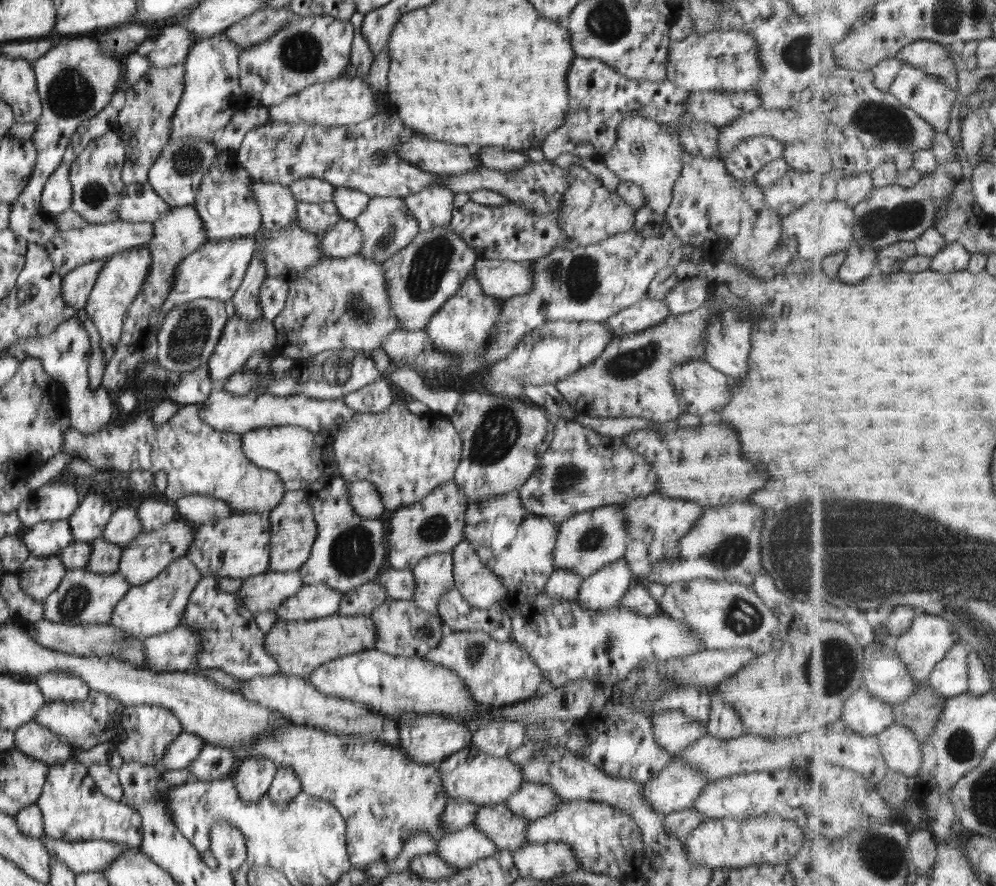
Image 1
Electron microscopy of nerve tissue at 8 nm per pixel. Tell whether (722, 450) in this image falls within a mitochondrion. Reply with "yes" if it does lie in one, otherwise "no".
yes

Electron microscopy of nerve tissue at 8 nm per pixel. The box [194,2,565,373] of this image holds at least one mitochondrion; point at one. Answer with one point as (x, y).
(432, 260)

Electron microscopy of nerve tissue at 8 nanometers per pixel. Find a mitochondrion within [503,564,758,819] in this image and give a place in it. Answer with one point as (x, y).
(612, 638)

